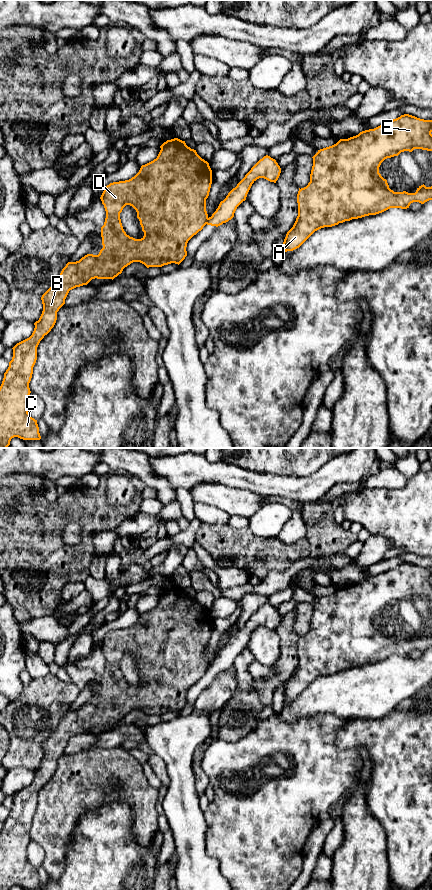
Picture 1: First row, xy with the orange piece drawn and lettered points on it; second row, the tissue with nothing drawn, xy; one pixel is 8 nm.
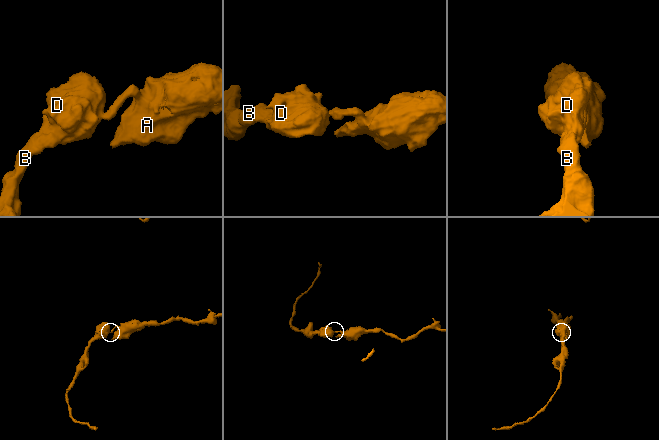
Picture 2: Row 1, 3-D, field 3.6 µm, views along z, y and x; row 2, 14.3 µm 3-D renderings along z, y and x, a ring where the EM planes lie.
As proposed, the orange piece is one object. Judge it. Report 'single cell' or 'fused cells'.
fused cells

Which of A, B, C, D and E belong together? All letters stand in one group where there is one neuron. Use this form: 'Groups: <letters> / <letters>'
Groups: A E / B C D

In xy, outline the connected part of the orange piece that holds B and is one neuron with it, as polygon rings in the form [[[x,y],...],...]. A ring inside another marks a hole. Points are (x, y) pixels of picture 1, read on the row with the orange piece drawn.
[[[178,138],[167,140],[160,148],[157,158],[142,165],[134,177],[106,186],[100,197],[106,211],[105,222],[101,227],[103,248],[98,255],[87,254],[79,261],[66,264],[56,282],[41,297],[43,311],[34,323],[32,335],[12,348],[13,357],[0,386],[0,448],[7,448],[14,437],[23,440],[41,439],[37,420],[27,410],[27,398],[31,393],[29,383],[37,360],[37,347],[54,327],[57,312],[65,304],[69,291],[87,285],[95,278],[113,280],[133,262],[140,262],[147,268],[171,263],[179,265],[187,256],[188,241],[206,225],[206,199],[212,184],[209,163]],[[126,205],[132,206],[137,212],[144,232],[141,239],[130,237],[123,229],[120,213]]]

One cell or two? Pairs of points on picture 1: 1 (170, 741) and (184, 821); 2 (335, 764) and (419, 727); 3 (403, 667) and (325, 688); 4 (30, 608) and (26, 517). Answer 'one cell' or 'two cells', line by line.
1: one cell
2: two cells
3: one cell
4: one cell

